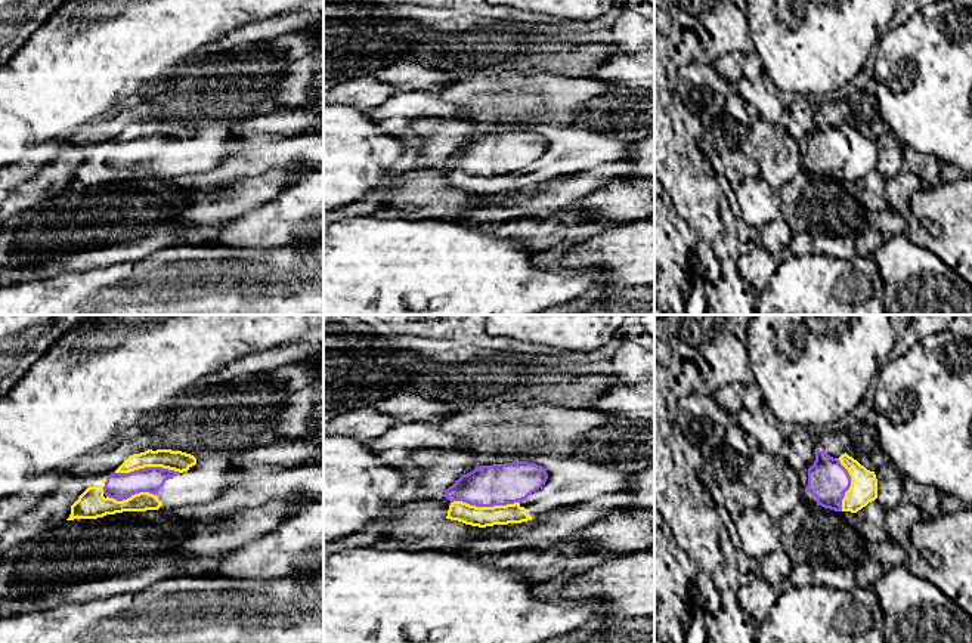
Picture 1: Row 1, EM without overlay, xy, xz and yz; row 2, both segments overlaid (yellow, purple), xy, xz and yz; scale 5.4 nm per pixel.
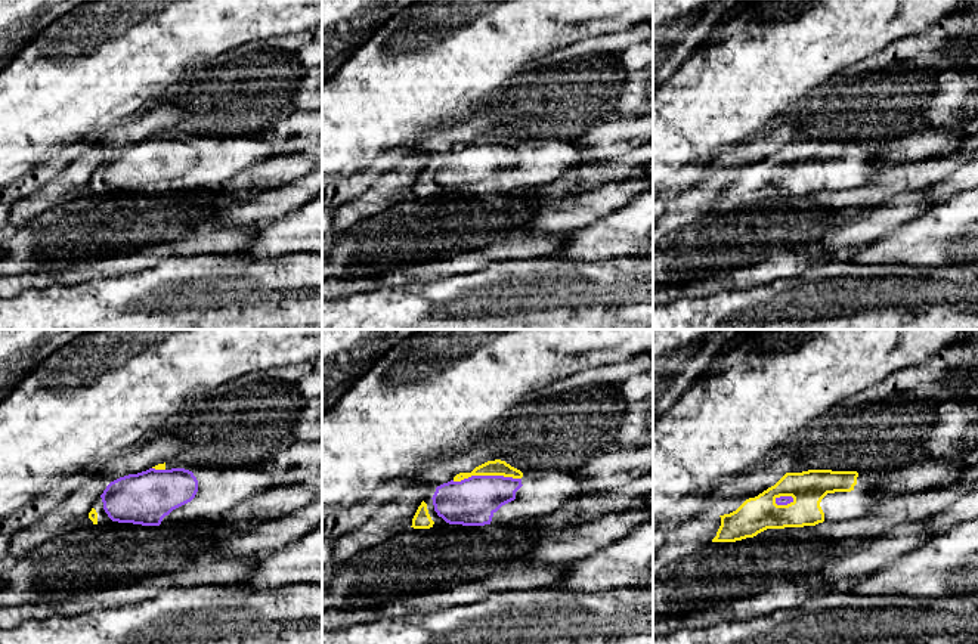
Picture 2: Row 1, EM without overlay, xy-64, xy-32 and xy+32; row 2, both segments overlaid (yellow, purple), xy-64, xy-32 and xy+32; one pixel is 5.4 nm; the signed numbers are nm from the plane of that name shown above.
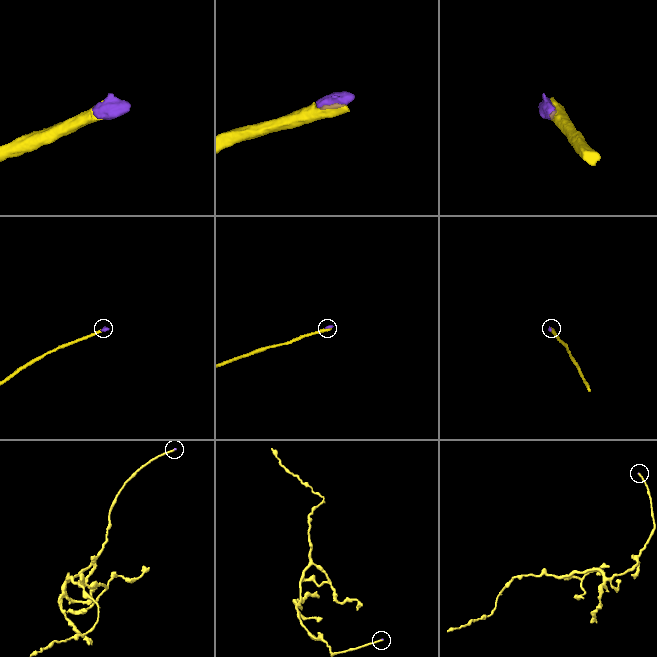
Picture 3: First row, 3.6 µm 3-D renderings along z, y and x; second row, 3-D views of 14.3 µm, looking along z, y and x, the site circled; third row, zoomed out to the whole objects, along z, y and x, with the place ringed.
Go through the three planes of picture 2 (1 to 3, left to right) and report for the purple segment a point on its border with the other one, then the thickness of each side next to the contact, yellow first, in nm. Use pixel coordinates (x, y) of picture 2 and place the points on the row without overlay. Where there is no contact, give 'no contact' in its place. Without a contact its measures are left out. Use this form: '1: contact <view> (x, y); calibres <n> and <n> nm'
1: contact xy-64 (158, 138); calibres 30 and 280 nm
2: contact xy-32 (486, 144); calibres 90 and 260 nm
3: contact xy+32 (783, 175); calibres 190 and 50 nm

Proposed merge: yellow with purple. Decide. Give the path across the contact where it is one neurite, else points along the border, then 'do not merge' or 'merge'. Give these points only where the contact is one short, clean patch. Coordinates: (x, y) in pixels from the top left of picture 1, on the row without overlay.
merge

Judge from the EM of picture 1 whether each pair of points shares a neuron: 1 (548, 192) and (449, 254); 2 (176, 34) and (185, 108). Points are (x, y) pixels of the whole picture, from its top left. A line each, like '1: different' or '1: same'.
1: different
2: different

